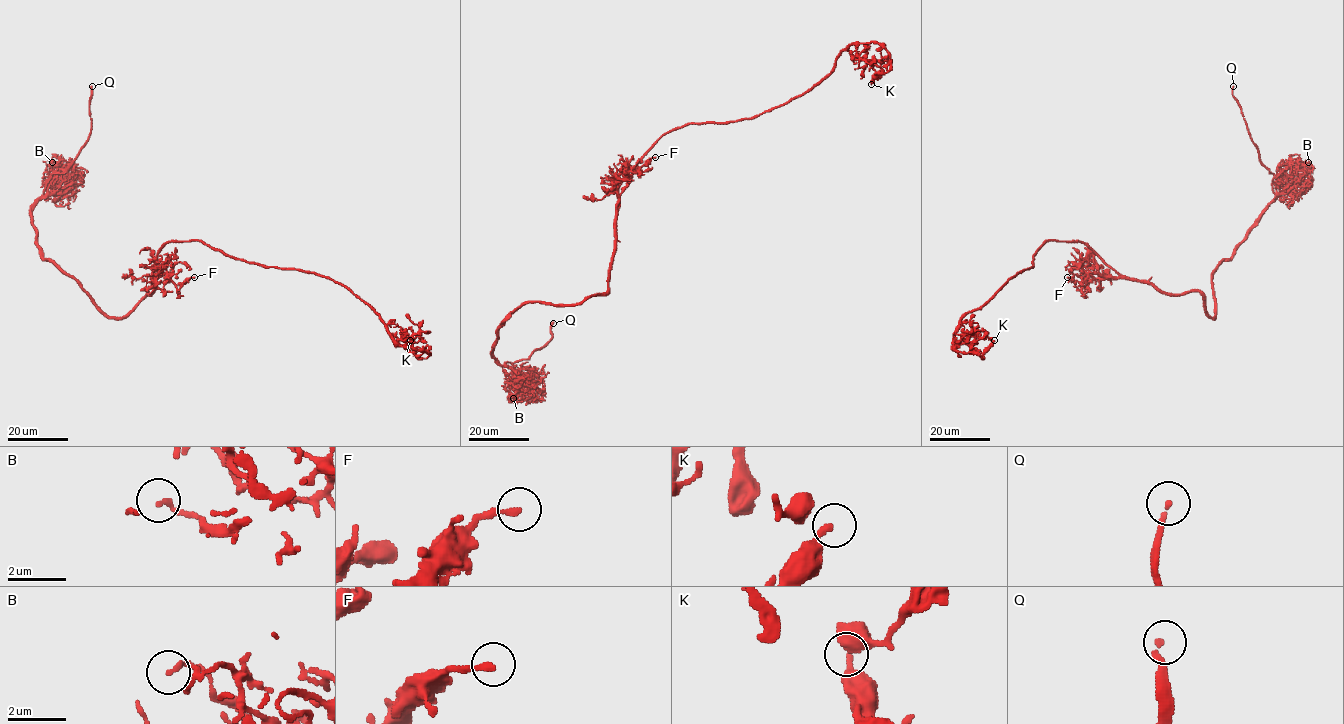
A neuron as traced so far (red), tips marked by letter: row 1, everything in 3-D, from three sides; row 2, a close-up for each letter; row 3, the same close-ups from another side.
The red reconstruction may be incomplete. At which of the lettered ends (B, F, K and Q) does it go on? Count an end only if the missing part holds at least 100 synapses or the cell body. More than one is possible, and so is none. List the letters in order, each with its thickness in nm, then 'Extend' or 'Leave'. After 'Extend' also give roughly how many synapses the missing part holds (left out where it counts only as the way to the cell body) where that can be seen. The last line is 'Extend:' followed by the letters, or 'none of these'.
B: Thickness 170 nm. Leave
F: Thickness 240 nm. Leave
K: Thickness 140 nm. Leave
Q: Thickness 180 nm. Extend
Extend: Q

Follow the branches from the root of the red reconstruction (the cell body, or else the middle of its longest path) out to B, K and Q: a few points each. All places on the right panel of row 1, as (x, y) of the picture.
B: (1122, 278), (1170, 294), (1199, 291), (1214, 317), (1212, 272), (1266, 207), (1310, 170), (1308, 162)
K: (1122, 278), (1083, 243), (1047, 241), (1029, 269), (962, 318), (951, 347), (982, 359), (994, 340)
Q: (1122, 278), (1170, 294), (1199, 291), (1214, 316), (1212, 272), (1275, 198), (1274, 176), (1260, 159), (1233, 86)

